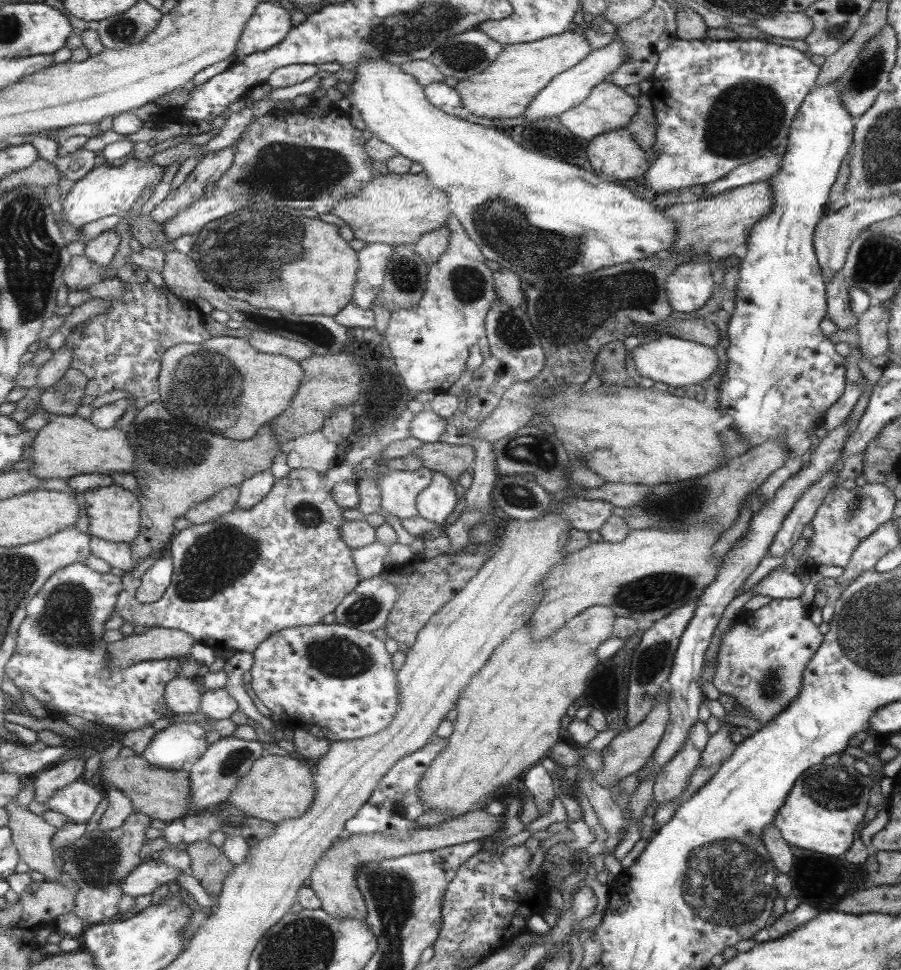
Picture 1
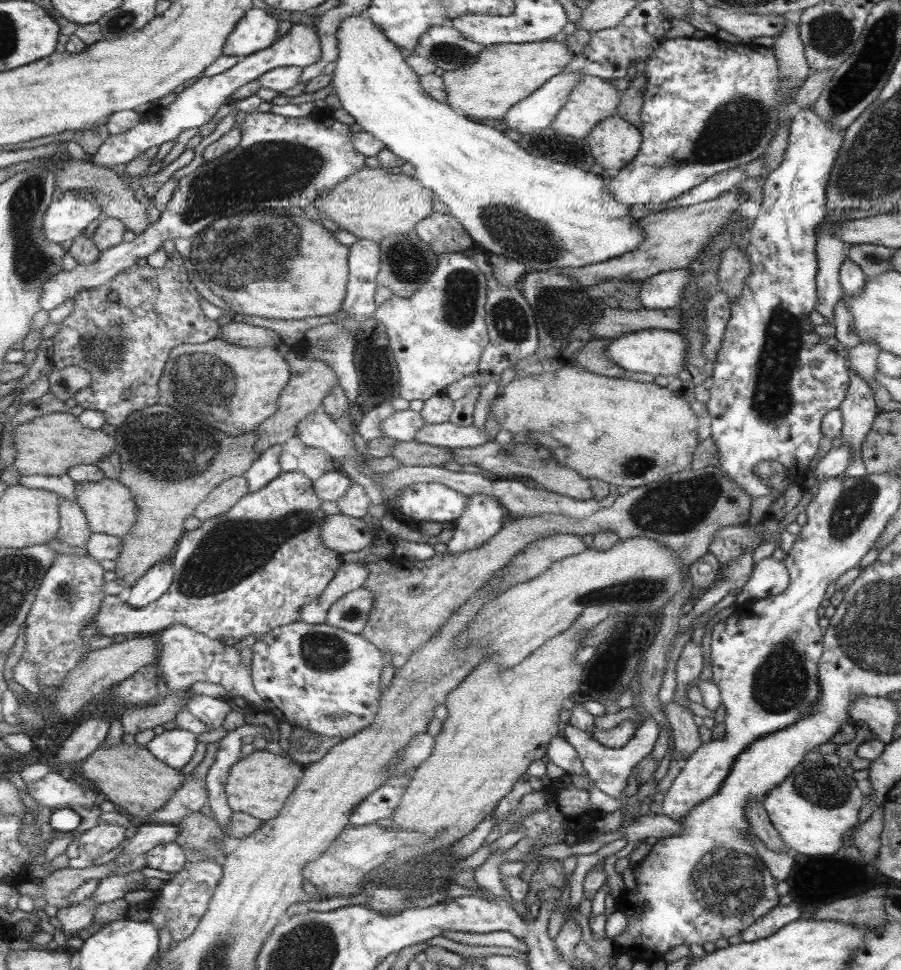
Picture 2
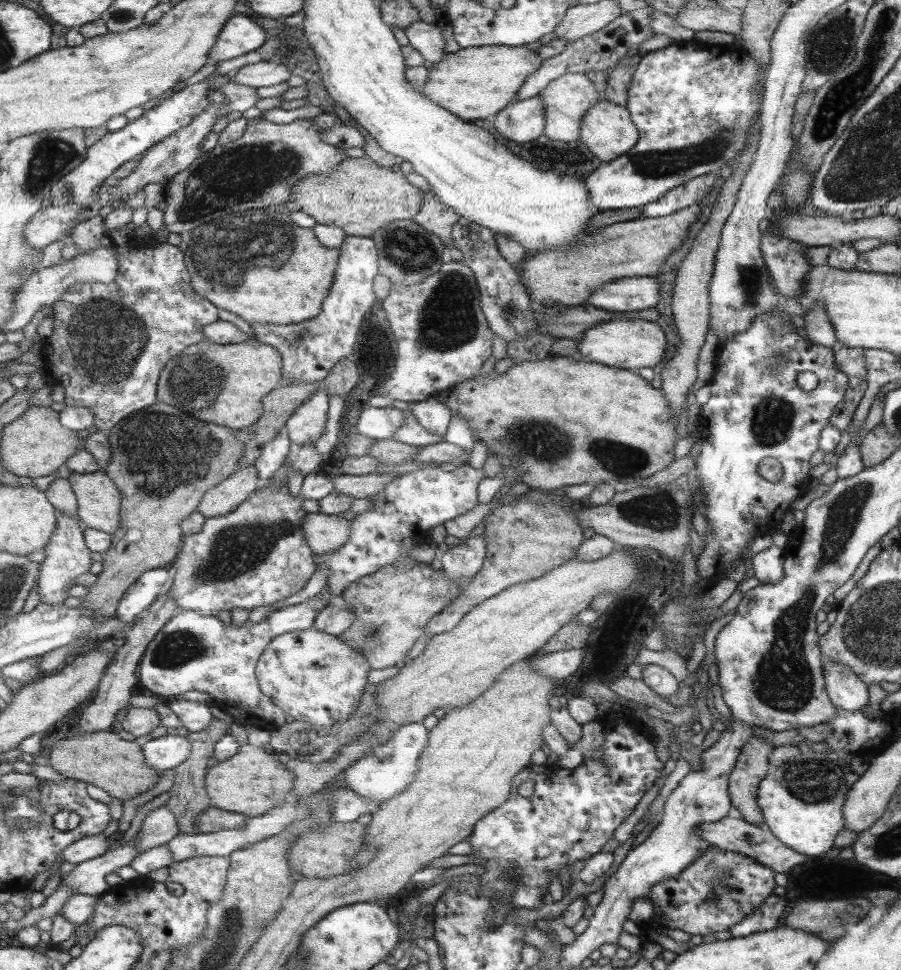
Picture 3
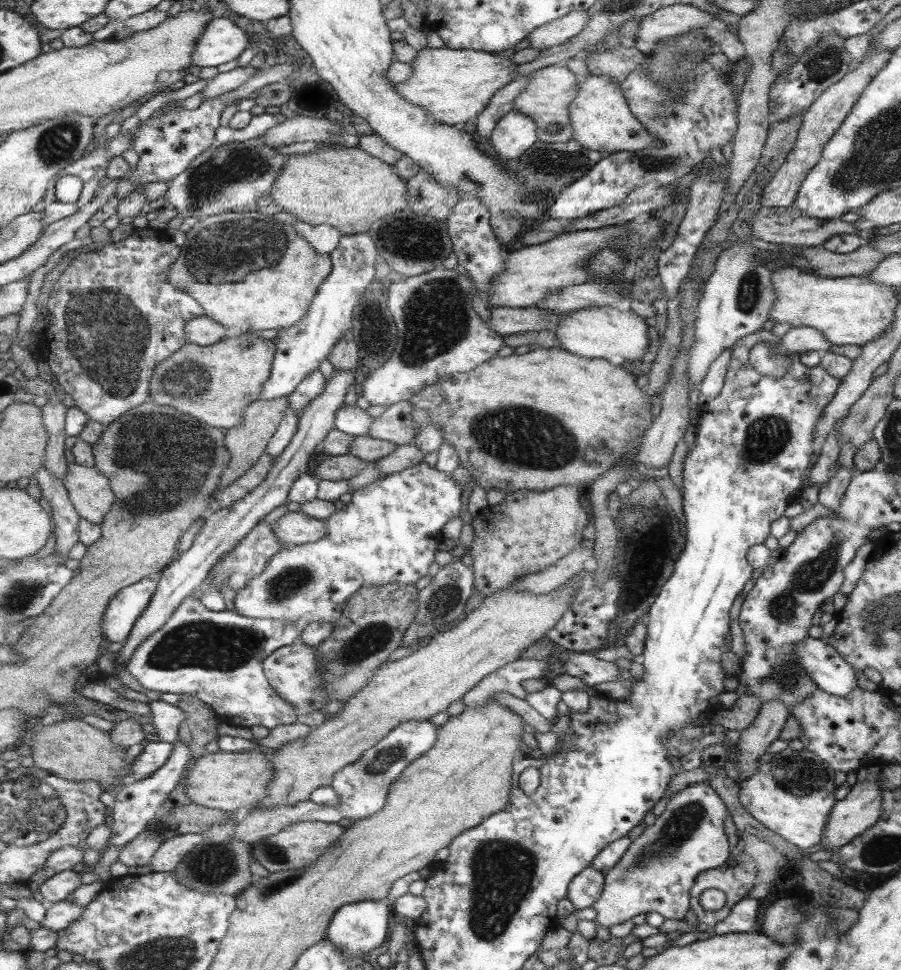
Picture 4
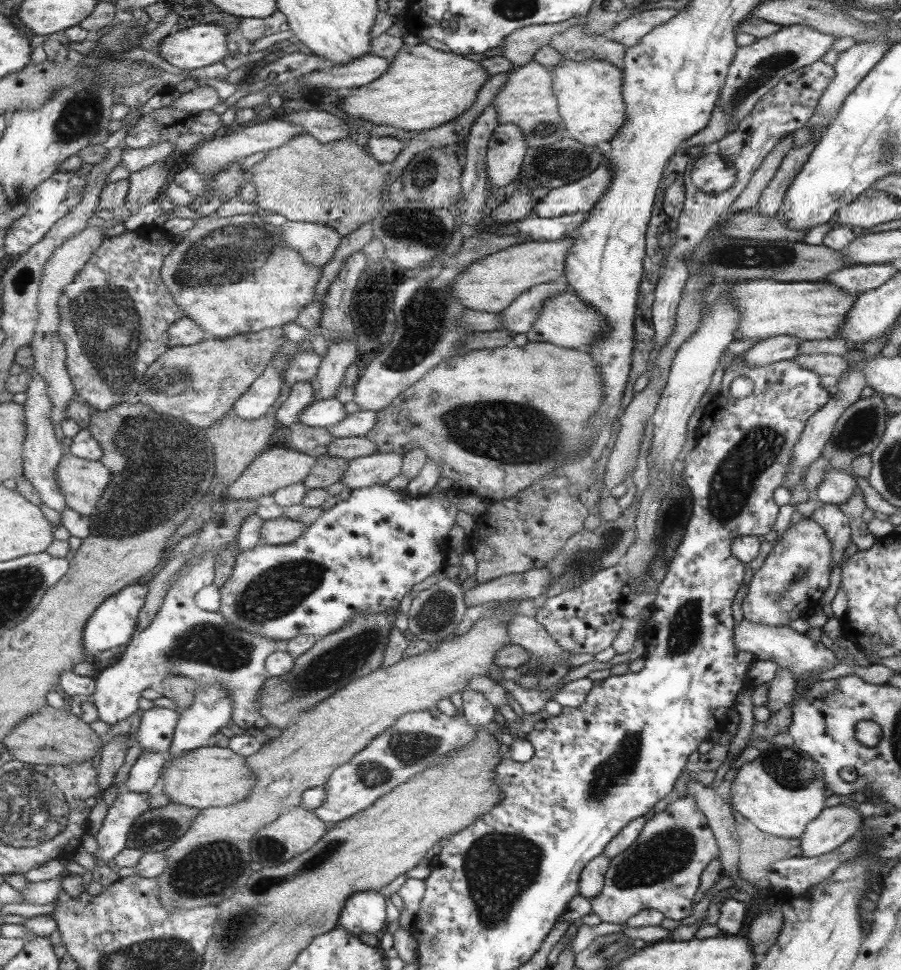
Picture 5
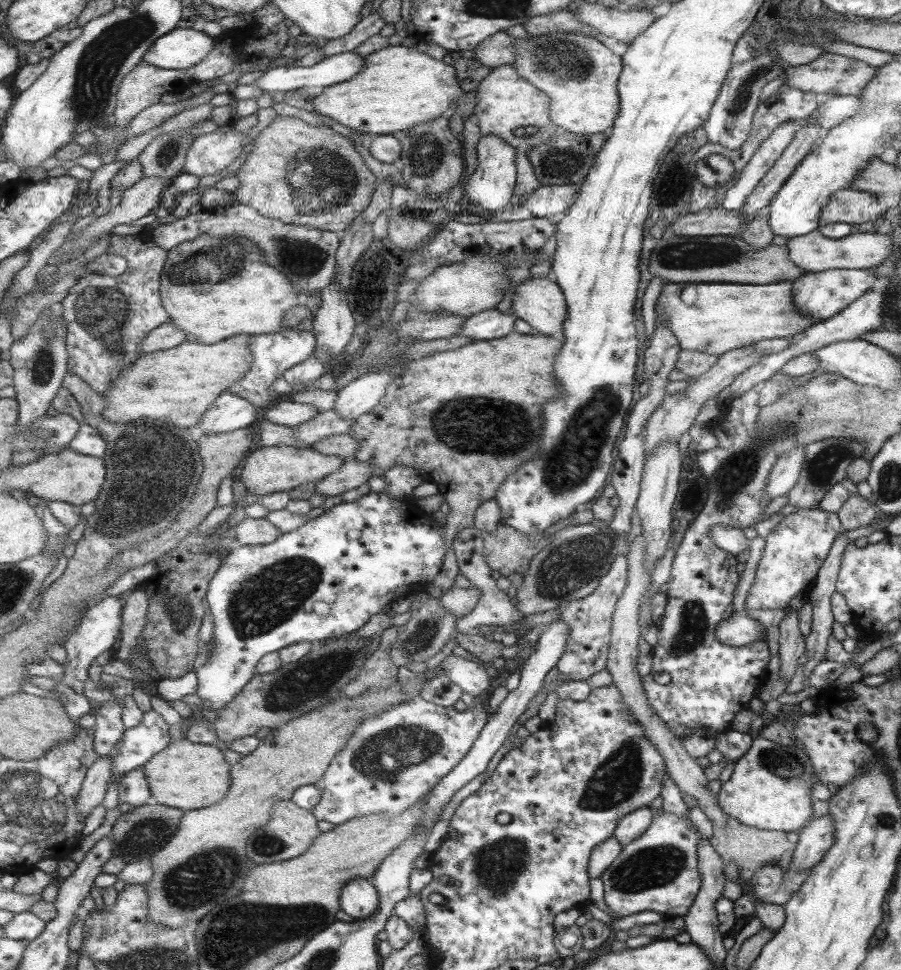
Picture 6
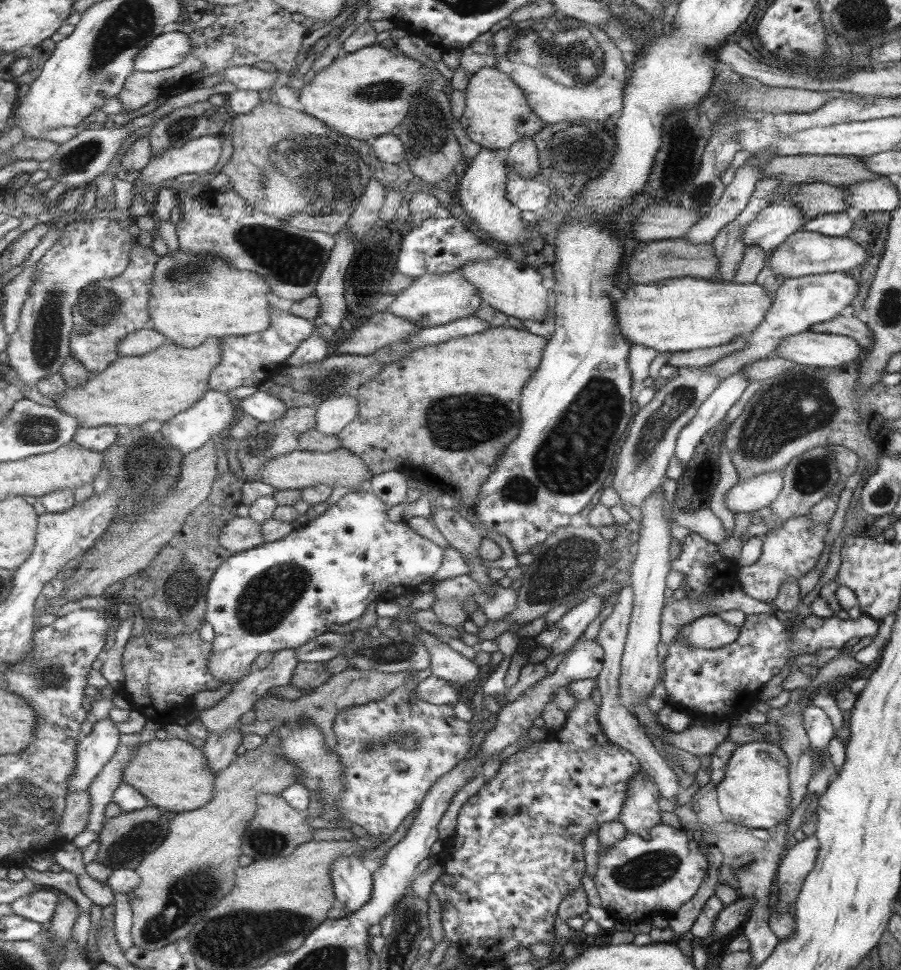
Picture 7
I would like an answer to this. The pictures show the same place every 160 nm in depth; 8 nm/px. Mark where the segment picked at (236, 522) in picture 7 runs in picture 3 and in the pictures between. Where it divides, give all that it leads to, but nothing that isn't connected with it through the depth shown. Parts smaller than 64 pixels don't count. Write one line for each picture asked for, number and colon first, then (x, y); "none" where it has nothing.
3: (326, 533)
4: (294, 528)
5: (282, 530)
6: (252, 530)

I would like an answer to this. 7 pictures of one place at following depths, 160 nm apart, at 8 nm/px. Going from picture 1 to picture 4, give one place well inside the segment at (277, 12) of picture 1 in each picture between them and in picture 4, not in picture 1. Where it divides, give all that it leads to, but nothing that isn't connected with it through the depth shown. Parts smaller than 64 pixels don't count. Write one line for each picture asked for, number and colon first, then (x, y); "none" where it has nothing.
2: (258, 30)
3: (243, 34)
4: (223, 41)

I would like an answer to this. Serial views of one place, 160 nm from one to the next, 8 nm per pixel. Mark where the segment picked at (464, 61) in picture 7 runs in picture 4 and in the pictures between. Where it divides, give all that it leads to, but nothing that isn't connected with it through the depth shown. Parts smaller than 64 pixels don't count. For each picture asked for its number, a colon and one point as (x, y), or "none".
4: (556, 32)
5: (519, 47)
6: (497, 50)

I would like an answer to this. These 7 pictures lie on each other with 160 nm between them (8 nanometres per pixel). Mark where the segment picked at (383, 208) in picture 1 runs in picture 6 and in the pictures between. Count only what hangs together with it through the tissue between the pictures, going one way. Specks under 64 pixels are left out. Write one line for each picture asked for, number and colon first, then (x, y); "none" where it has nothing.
2: (373, 204)
3: (361, 197)
4: (350, 189)
5: (340, 185)
6: (304, 175)

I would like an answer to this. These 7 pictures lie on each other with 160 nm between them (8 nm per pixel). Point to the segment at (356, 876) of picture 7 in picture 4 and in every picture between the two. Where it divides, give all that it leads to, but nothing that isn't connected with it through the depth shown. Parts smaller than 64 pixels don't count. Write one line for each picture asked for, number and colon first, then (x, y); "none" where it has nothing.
4: (358, 928)
5: (365, 912)
6: (360, 898)

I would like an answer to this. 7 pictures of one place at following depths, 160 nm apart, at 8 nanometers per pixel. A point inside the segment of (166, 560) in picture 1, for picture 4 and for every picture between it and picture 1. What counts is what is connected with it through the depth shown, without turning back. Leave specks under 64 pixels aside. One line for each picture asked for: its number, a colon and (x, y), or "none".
2: (149, 588)
3: (152, 584)
4: (124, 610)

